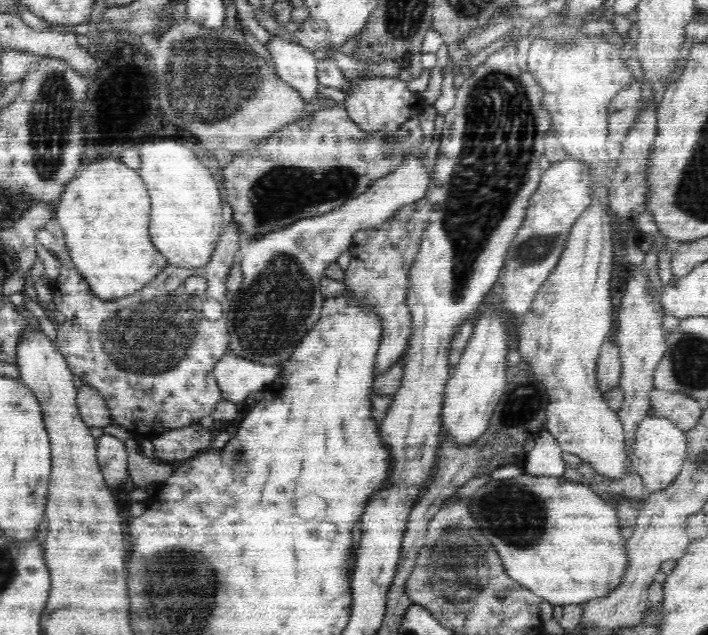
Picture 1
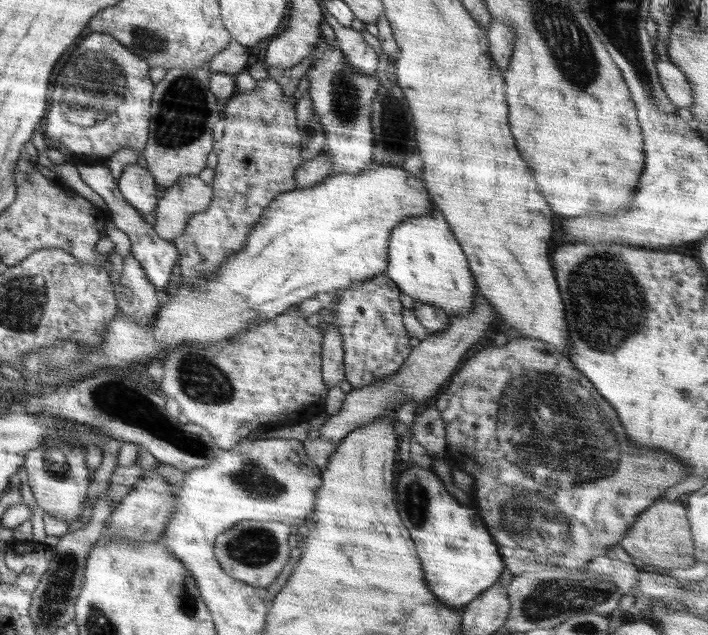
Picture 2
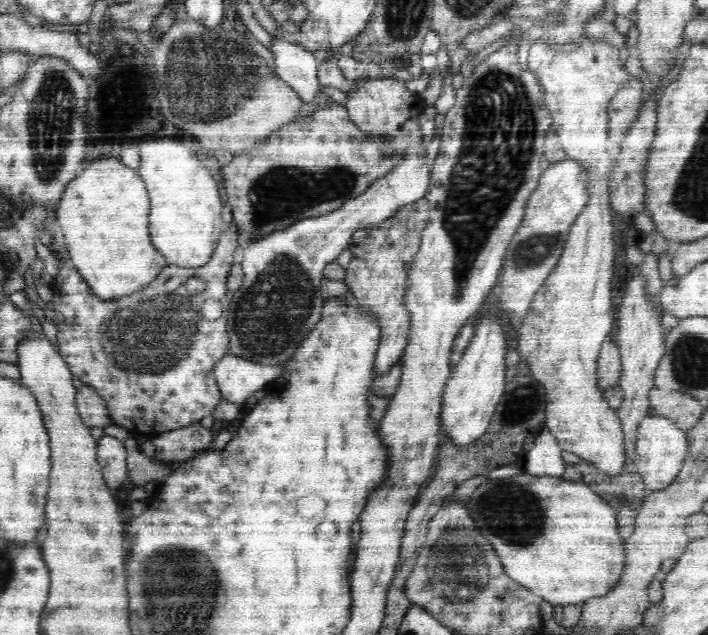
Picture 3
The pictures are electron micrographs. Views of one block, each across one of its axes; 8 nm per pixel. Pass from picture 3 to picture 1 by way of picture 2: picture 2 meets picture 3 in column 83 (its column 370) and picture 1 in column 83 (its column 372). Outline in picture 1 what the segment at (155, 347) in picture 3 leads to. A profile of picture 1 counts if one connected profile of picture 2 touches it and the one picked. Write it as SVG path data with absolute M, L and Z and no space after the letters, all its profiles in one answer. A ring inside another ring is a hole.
M234 220L226 224L225 229L220 235L218 244L212 253L210 262L206 266L200 268L182 268L176 265L166 265L162 272L159 272L156 278L152 278L150 283L139 291L134 292L134 294L123 296L119 299L114 300L104 300L99 296L96 296L88 285L88 282L82 276L82 273L78 271L75 266L69 268L63 267L60 270L60 277L53 281L51 285L53 294L53 301L50 307L50 312L56 318L56 328L57 328L57 343L59 344L59 349L66 363L70 367L73 375L79 376L84 384L89 384L94 386L100 395L104 397L108 409L110 409L110 414L112 415L113 422L124 426L128 431L130 431L135 436L142 436L144 439L154 440L155 437L160 436L162 433L168 432L169 430L176 430L192 423L198 422L203 416L210 415L216 404L220 402L222 398L222 391L217 385L216 377L213 374L215 364L229 352L229 334L228 326L226 326L226 315L229 312L230 301L228 296L226 296L226 282L229 276L230 269L235 264L234 256L240 248L242 242L240 242L240 229ZM190 276L201 276L206 280L207 291L198 297L198 295L188 295L184 289L184 284L187 278ZM214 299L220 302L223 306L224 314L220 316L217 320L208 320L202 314L202 304L206 300Z

